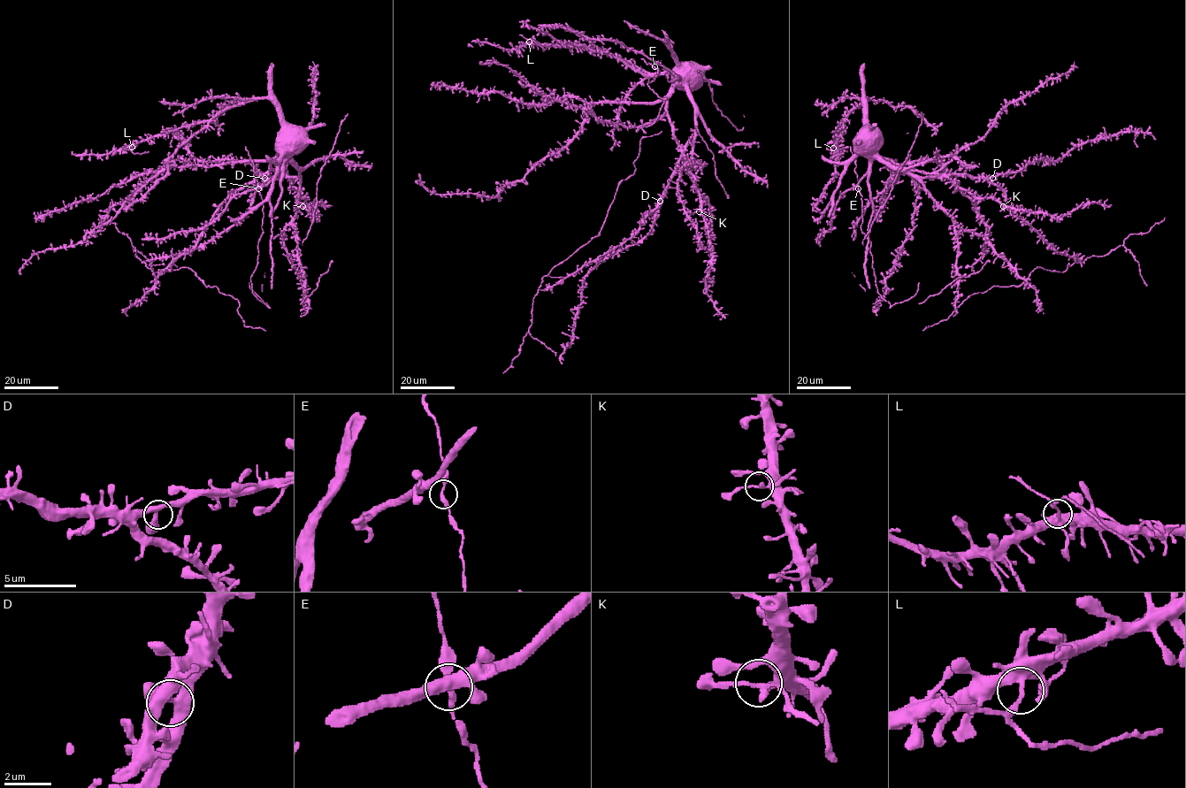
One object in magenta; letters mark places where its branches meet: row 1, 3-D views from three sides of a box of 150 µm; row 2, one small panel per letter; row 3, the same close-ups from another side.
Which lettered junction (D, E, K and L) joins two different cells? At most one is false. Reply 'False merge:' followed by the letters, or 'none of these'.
False merge: L

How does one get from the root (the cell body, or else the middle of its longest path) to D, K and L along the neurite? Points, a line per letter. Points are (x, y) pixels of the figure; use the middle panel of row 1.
D: (681, 69), (671, 79), (674, 87), (668, 98), (667, 113), (682, 156), (666, 195), (660, 201)
K: (681, 69), (671, 79), (674, 87), (668, 98), (667, 113), (673, 138), (694, 178), (700, 201), (699, 211)
L: (681, 69), (646, 74), (605, 53), (591, 49), (536, 45), (529, 42)

